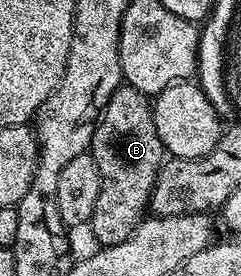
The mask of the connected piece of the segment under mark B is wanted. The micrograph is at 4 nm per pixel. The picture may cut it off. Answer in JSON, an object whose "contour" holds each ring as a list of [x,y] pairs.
{"contour":[[[122,83],[101,111],[93,130],[91,153],[101,179],[91,223],[101,246],[118,244],[131,235],[146,215],[155,178],[167,156],[155,130],[150,97]]]}

